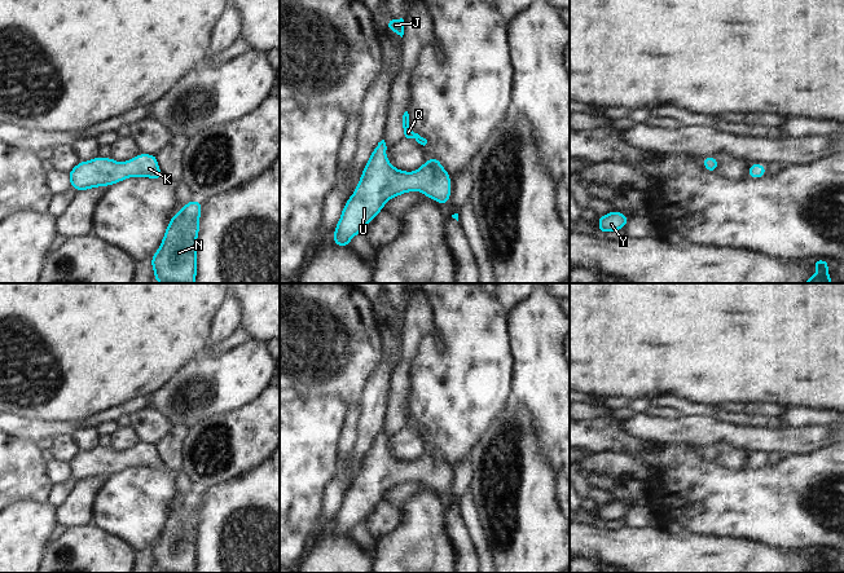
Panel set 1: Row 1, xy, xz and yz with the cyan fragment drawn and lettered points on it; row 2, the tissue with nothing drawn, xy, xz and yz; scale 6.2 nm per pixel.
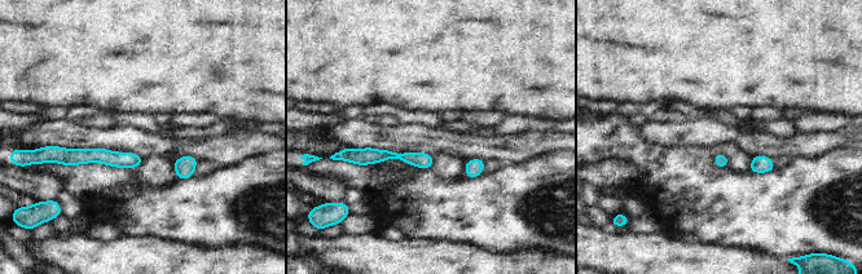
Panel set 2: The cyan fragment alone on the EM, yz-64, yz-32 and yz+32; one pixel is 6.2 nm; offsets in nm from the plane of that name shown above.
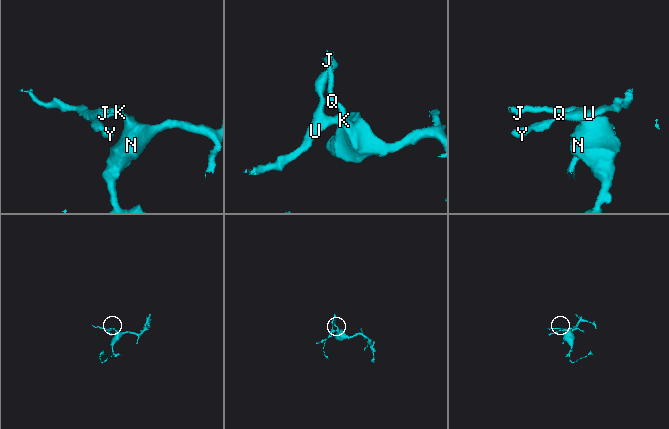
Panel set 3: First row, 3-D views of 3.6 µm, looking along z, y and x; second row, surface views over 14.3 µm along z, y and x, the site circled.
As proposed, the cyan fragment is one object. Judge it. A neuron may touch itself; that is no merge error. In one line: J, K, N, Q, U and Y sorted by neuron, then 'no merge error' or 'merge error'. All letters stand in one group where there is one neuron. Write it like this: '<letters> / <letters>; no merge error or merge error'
J K N Q U Y; no merge error

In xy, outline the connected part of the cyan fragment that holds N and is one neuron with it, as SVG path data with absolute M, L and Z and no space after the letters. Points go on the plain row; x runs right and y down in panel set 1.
M193 489L171 507L163 530L150 550L155 572L194 573L201 502L201 490Z

